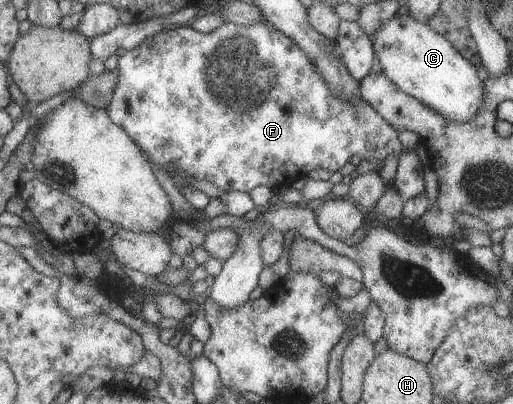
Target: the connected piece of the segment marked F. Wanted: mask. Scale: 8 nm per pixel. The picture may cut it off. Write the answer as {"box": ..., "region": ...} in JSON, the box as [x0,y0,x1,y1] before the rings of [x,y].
{"box":[107,18,403,193],"region":[[[264,18],[246,26],[224,22],[208,34],[199,33],[194,30],[192,25],[171,27],[169,30],[164,30],[144,39],[135,49],[126,51],[126,54],[118,59],[118,68],[117,87],[107,111],[116,124],[129,132],[129,135],[141,146],[141,149],[146,152],[156,166],[166,170],[165,168],[168,168],[170,162],[176,162],[178,168],[186,172],[187,178],[185,181],[187,183],[182,181],[179,176],[170,174],[175,183],[180,182],[180,190],[183,186],[189,184],[190,178],[211,182],[216,188],[220,188],[224,192],[240,191],[241,193],[248,193],[249,190],[260,185],[276,190],[279,187],[292,186],[295,181],[300,177],[306,177],[308,172],[314,170],[314,168],[326,168],[332,173],[336,172],[348,162],[353,154],[359,156],[361,160],[365,159],[373,162],[384,160],[392,152],[399,155],[403,149],[396,137],[397,131],[394,130],[393,126],[390,126],[367,102],[360,98],[343,101],[331,93],[325,81],[316,74],[315,68],[303,51]]]}

